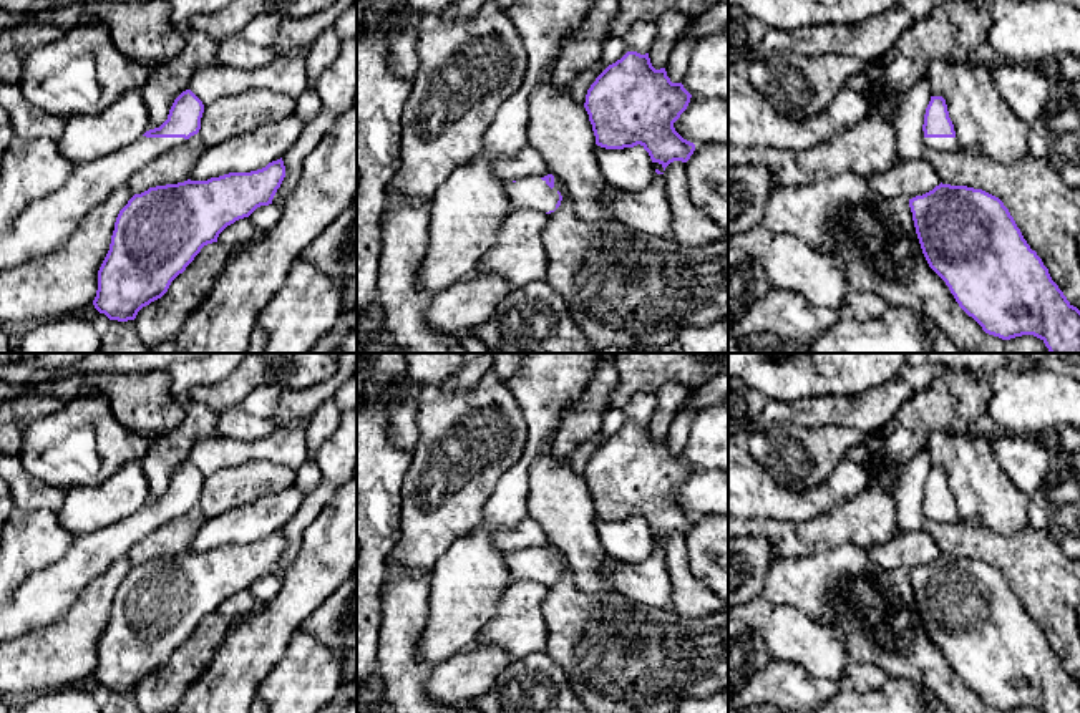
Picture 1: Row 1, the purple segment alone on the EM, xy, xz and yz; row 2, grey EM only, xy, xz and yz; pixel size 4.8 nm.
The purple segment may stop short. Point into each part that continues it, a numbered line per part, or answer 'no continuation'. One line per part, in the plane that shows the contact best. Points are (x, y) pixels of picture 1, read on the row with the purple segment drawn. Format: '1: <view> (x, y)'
1: xy (47, 223)

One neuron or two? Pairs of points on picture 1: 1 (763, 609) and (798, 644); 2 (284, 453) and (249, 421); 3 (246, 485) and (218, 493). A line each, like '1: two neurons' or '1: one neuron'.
1: one neuron
2: two neurons
3: one neuron

